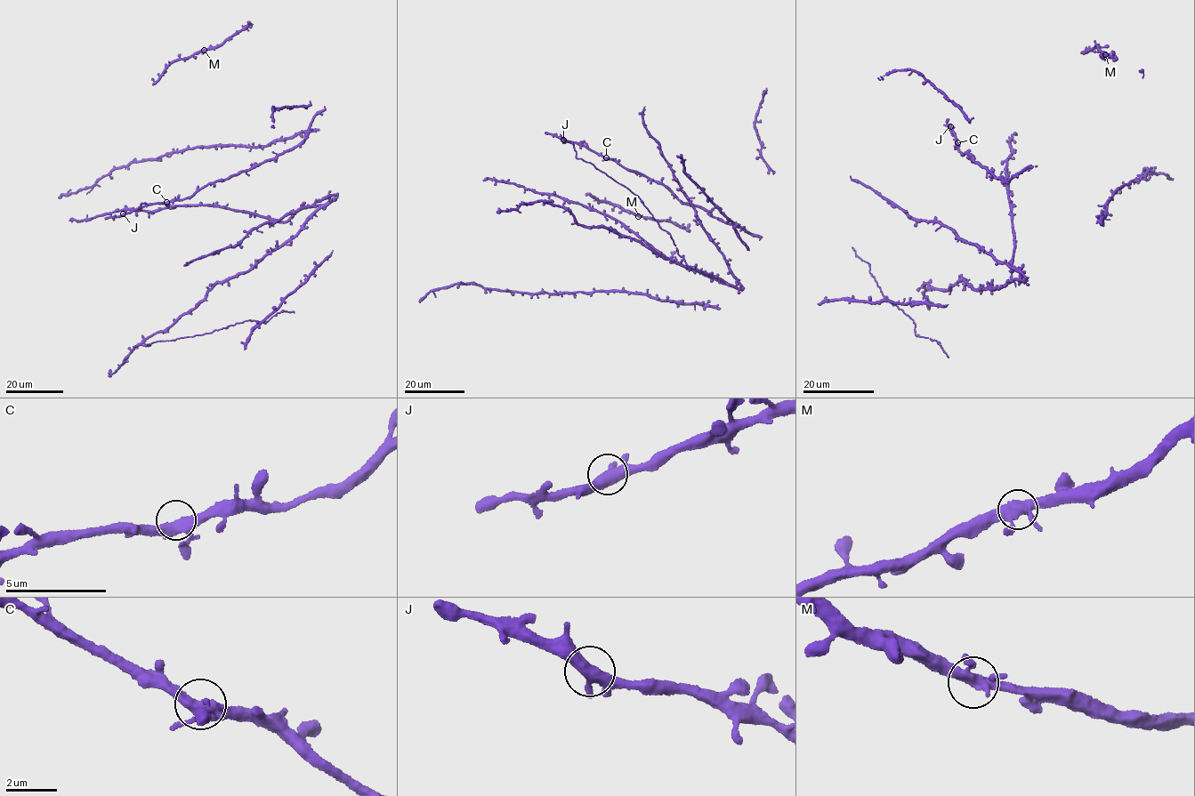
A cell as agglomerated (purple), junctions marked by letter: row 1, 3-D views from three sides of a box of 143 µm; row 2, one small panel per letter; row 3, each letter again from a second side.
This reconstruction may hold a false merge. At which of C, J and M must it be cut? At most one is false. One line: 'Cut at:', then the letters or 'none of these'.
Cut at: none of these

